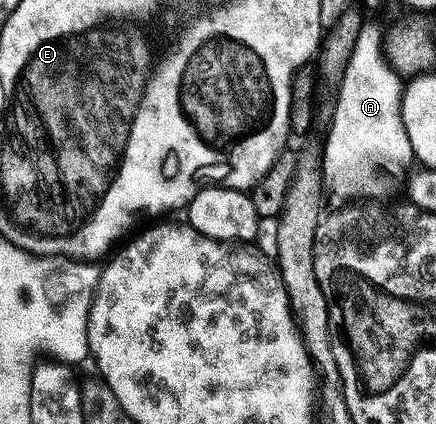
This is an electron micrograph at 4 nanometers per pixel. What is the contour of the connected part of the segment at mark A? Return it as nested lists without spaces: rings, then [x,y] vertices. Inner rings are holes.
[[[370,20],[363,21],[356,38],[356,44],[347,66],[342,74],[342,81],[339,84],[336,95],[336,106],[332,114],[330,128],[325,142],[322,142],[322,178],[323,178],[323,203],[329,211],[345,207],[350,201],[359,199],[360,194],[366,198],[380,198],[387,192],[388,184],[384,177],[376,170],[375,166],[370,164],[368,157],[362,155],[366,149],[388,150],[390,157],[400,160],[402,163],[411,163],[414,157],[414,151],[411,149],[411,143],[408,142],[407,131],[404,130],[402,118],[402,94],[404,86],[401,77],[397,72],[389,70],[384,61],[381,51],[384,39],[383,27],[376,26]]]

